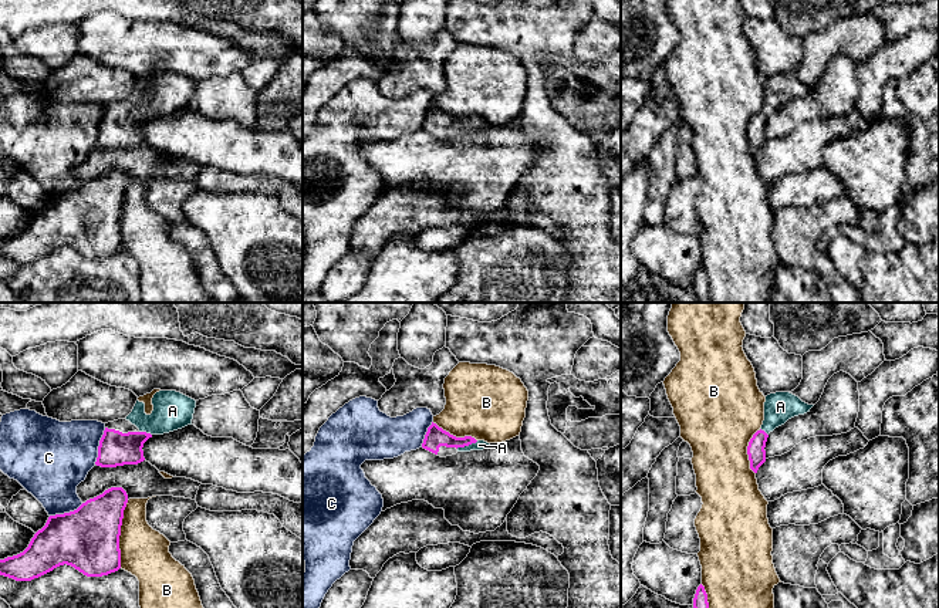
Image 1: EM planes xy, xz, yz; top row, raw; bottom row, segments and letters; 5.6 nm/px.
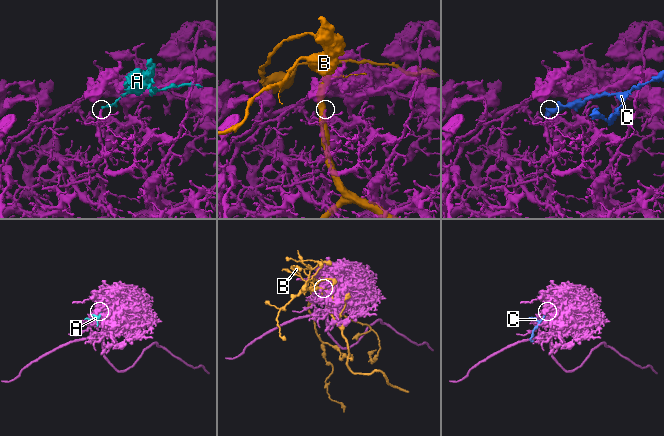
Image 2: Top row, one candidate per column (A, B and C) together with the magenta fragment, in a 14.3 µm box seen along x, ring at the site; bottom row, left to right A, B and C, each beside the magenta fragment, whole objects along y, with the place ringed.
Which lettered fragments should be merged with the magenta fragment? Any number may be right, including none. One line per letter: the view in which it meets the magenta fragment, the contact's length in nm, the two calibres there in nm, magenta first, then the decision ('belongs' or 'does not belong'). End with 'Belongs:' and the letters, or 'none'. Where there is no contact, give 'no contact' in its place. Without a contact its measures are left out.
A: contact in xz; length 130 nm; calibres 120 and 60 nm; belongs
B: contact in xy; length 380 nm; calibres 360 and 280 nm; does not belong
C: contact in xy; length 220 nm; calibres 190 and 400 nm; does not belong
Belongs: A

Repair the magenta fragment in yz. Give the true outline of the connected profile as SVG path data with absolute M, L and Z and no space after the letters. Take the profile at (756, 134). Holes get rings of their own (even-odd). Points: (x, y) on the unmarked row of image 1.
M776 74L766 78L763 107L753 116L747 128L750 151L754 155L766 143L764 129L769 115L784 107L788 101L810 94L813 88L790 74Z

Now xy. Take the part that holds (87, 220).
M111 169L74 193L50 197L23 234L0 241L0 257L31 263L64 246L87 259L118 253L126 185L126 173Z

